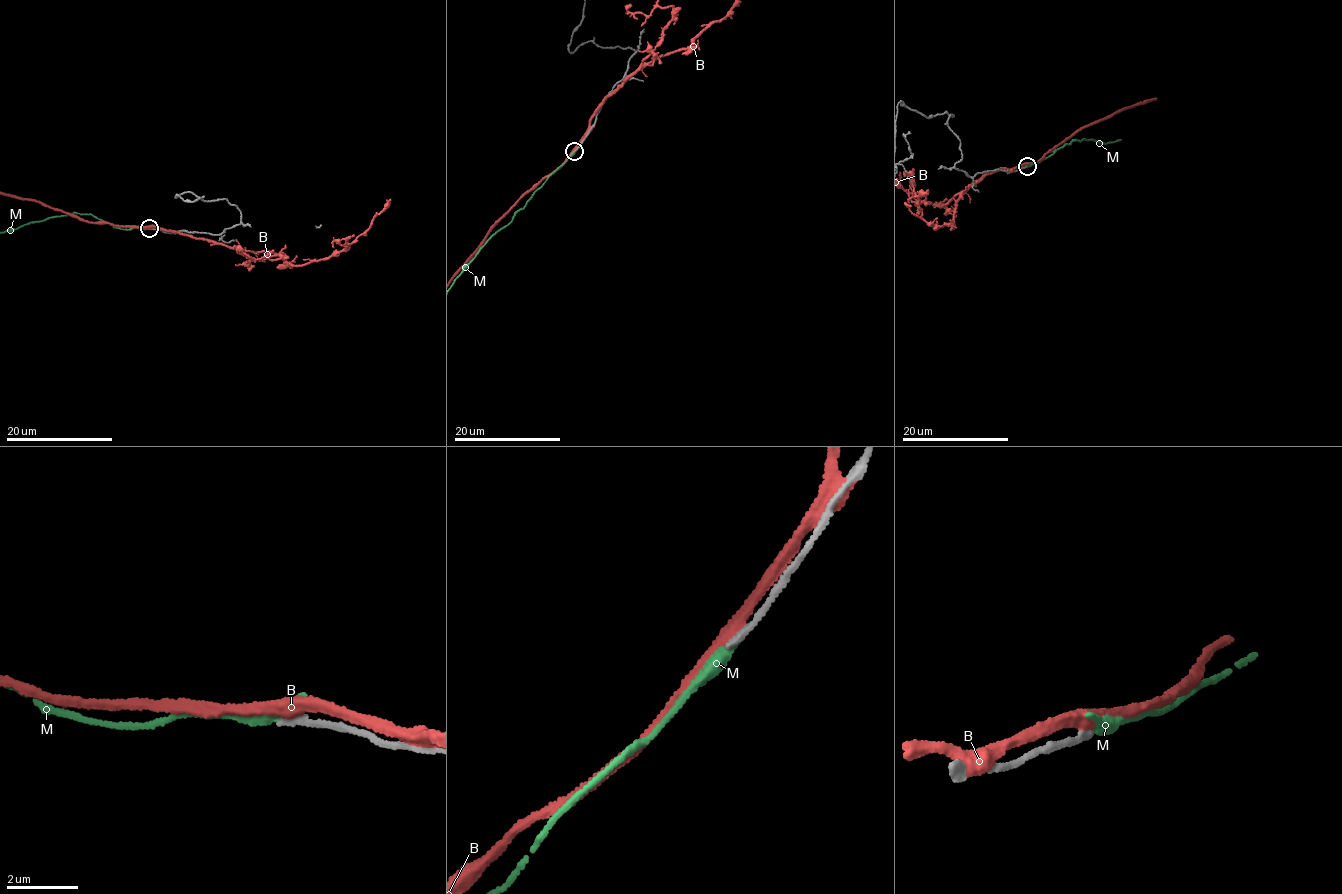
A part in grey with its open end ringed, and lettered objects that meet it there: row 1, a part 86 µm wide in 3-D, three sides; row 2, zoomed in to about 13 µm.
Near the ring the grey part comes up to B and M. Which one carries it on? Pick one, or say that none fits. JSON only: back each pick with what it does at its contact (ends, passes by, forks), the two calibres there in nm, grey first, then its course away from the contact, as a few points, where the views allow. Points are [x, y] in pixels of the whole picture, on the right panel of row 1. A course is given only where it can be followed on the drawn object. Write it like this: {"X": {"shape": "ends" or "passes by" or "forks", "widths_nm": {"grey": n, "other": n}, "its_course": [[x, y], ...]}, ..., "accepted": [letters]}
{"accepted": []}

